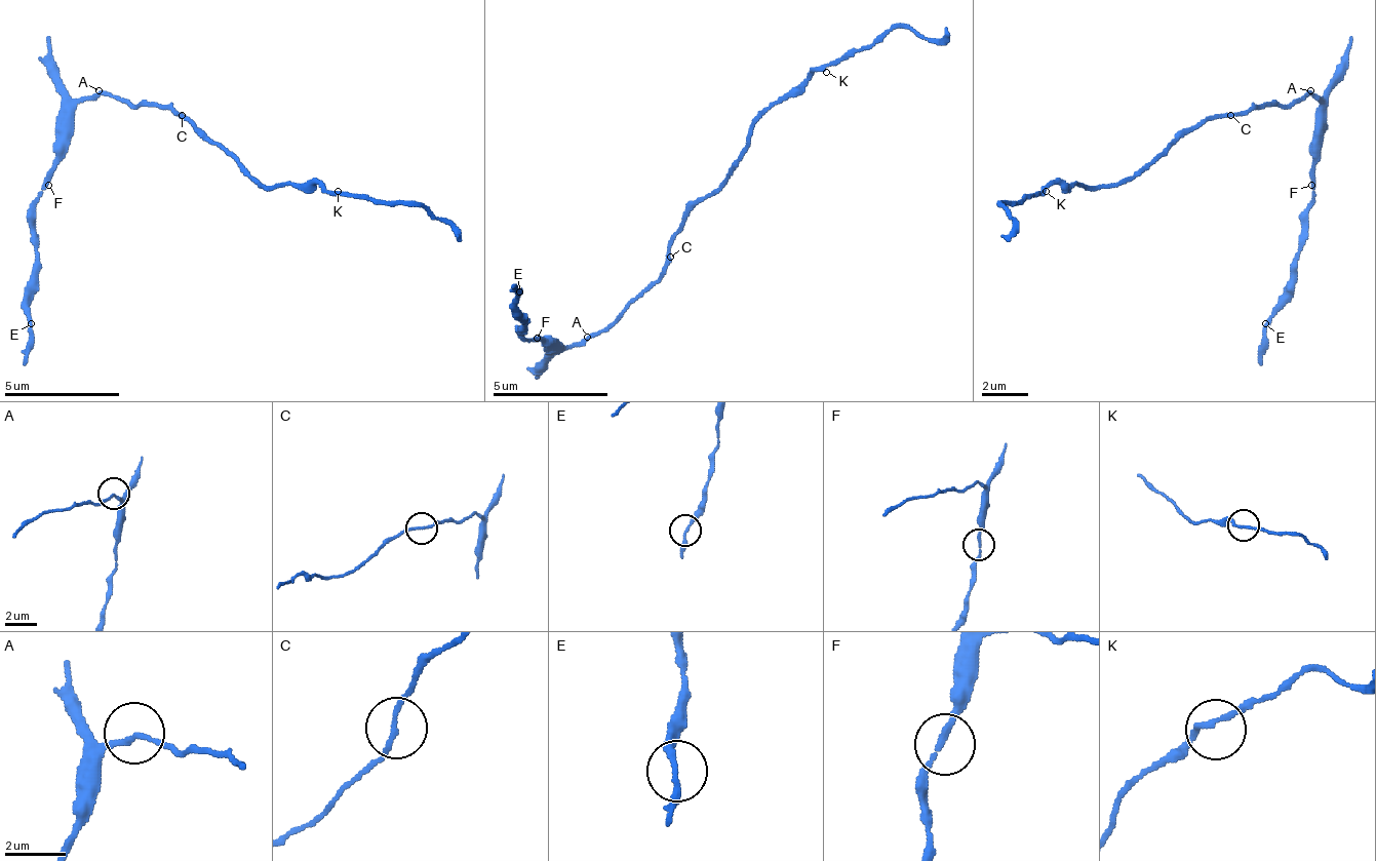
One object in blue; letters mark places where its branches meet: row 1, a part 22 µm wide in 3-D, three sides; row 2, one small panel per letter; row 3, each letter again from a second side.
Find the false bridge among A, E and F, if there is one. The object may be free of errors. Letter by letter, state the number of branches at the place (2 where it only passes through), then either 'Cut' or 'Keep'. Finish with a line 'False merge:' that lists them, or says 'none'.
A: Branches: 2. Cut
E: Branches: 2. Keep
F: Branches: 2. Keep
False merge: A

